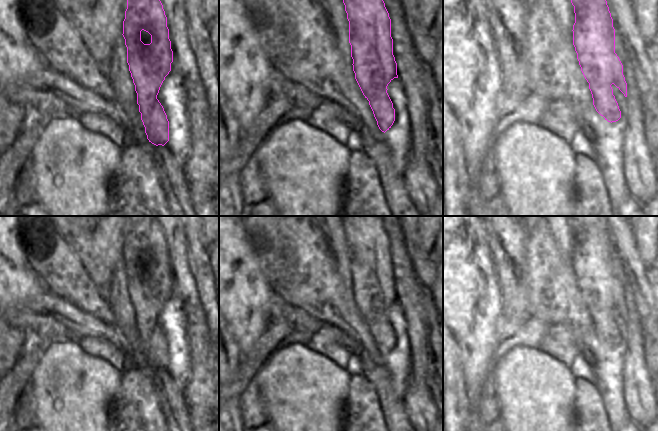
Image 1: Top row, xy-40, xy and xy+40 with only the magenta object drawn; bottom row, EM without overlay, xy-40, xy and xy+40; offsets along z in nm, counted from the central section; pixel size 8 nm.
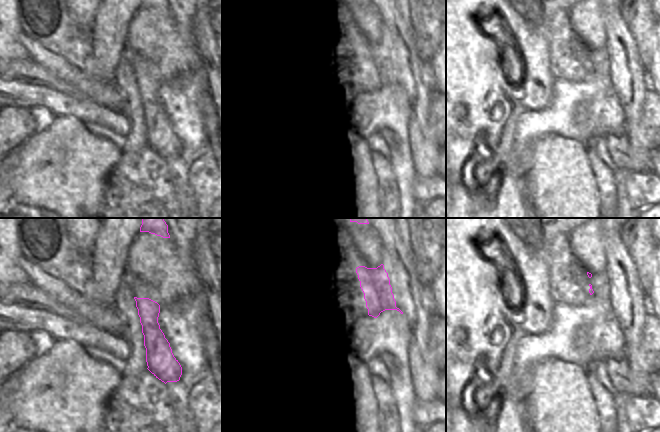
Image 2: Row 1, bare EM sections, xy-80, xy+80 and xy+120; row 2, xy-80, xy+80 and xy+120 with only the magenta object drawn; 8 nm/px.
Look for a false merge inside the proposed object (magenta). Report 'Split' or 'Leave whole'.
Split

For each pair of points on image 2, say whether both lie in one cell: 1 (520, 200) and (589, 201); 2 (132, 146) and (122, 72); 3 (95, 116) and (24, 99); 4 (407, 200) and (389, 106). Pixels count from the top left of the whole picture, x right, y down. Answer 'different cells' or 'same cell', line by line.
1: different cells
2: same cell
3: same cell
4: same cell

